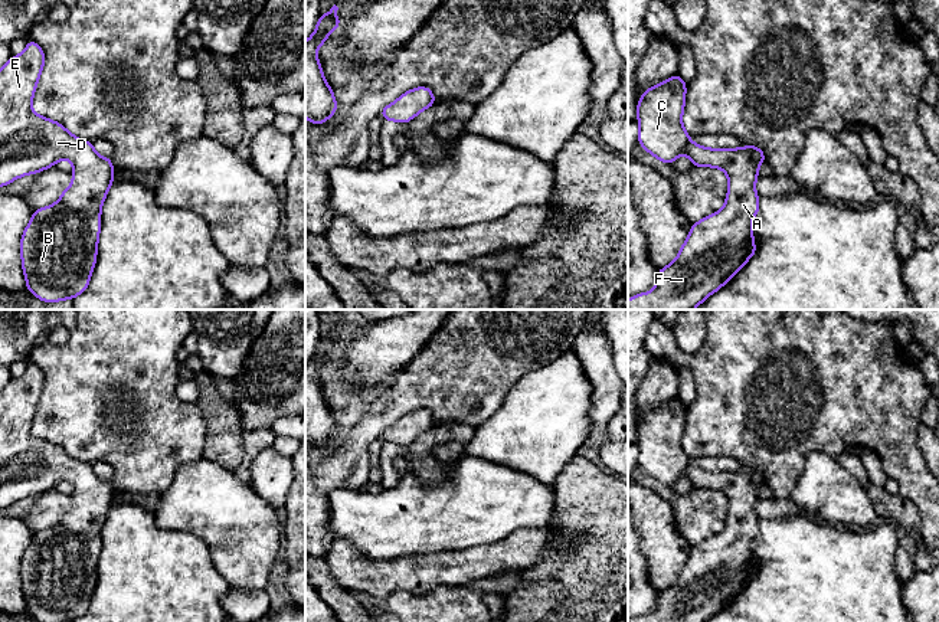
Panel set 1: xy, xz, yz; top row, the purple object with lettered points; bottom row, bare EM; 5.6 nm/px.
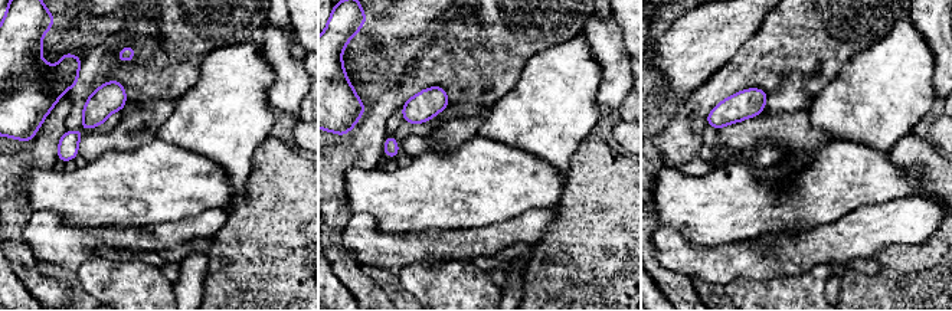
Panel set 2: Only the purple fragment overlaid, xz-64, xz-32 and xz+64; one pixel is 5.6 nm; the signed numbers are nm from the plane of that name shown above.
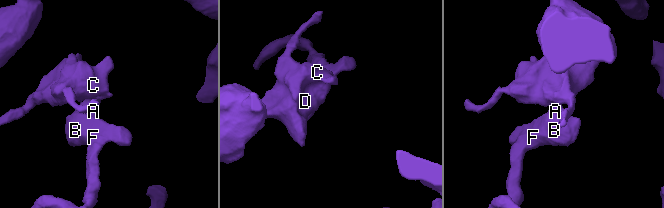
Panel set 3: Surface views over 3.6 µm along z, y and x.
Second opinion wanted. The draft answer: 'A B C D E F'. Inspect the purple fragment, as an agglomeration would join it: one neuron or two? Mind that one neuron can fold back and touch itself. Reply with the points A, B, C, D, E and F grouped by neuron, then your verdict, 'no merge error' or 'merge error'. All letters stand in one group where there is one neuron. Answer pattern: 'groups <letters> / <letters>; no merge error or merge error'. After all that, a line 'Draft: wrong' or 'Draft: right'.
groups A B C D E F; no merge error
Draft: right

